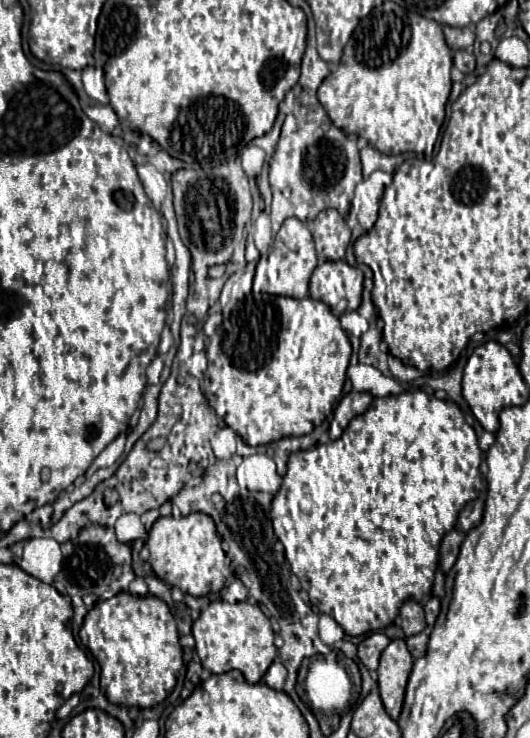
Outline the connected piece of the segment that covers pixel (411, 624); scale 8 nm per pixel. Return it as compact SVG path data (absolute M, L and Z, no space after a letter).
M407 601L401 607L401 629L405 631L407 637L421 633L427 627L425 623L425 615L423 615L423 607L415 601Z

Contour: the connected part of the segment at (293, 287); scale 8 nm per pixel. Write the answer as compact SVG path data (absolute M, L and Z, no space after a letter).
M295 217L285 219L281 225L271 249L260 258L255 269L253 278L252 292L267 293L270 295L279 295L295 297L295 299L305 299L309 295L309 277L313 269L317 266L317 255L311 231L303 221L297 221Z

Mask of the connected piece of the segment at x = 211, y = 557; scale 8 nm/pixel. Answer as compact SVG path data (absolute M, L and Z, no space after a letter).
M191 513L187 517L159 517L149 535L149 565L153 573L167 585L179 587L183 593L193 597L217 593L223 589L229 569L225 567L225 551L221 549L221 537L217 535L215 523L205 513Z

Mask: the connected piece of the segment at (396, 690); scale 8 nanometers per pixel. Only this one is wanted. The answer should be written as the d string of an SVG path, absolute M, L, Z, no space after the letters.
M393 639L381 653L379 659L379 689L381 699L385 705L385 711L397 719L403 707L405 697L405 685L409 679L413 667L413 657L407 651L407 645L403 639Z

